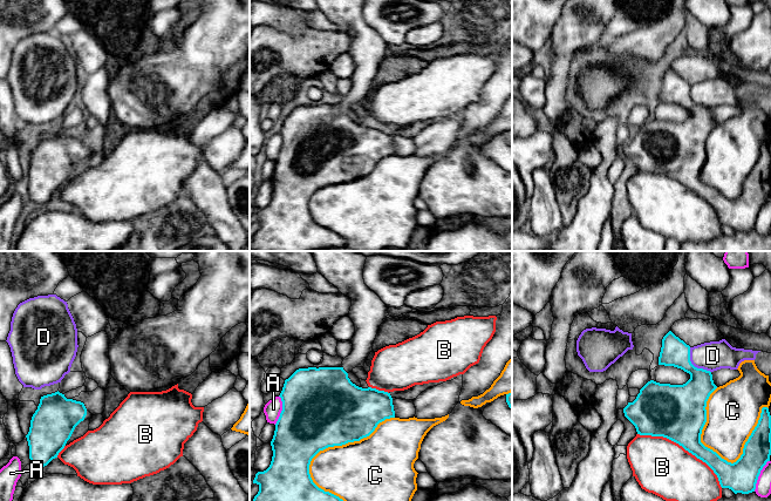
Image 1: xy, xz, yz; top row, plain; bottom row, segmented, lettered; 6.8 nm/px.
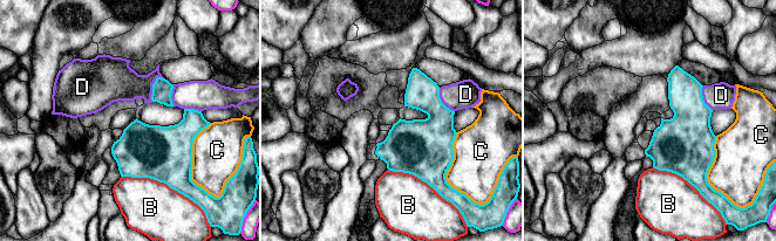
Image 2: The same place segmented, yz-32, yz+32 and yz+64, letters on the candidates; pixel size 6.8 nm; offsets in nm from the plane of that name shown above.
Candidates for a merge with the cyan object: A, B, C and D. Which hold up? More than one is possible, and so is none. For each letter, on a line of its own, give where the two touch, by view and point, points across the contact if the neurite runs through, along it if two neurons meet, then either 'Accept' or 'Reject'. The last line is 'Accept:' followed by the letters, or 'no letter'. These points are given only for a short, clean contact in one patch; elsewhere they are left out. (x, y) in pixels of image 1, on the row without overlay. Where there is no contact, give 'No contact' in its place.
A: Touches cyan at xz (282, 147). Reject
B: Touches cyan at yz (683, 184). Reject
C: Touches cyan at yz (743, 187). Reject
D: Touches cyan at yz (693, 102). Reject
Accept: no letter

